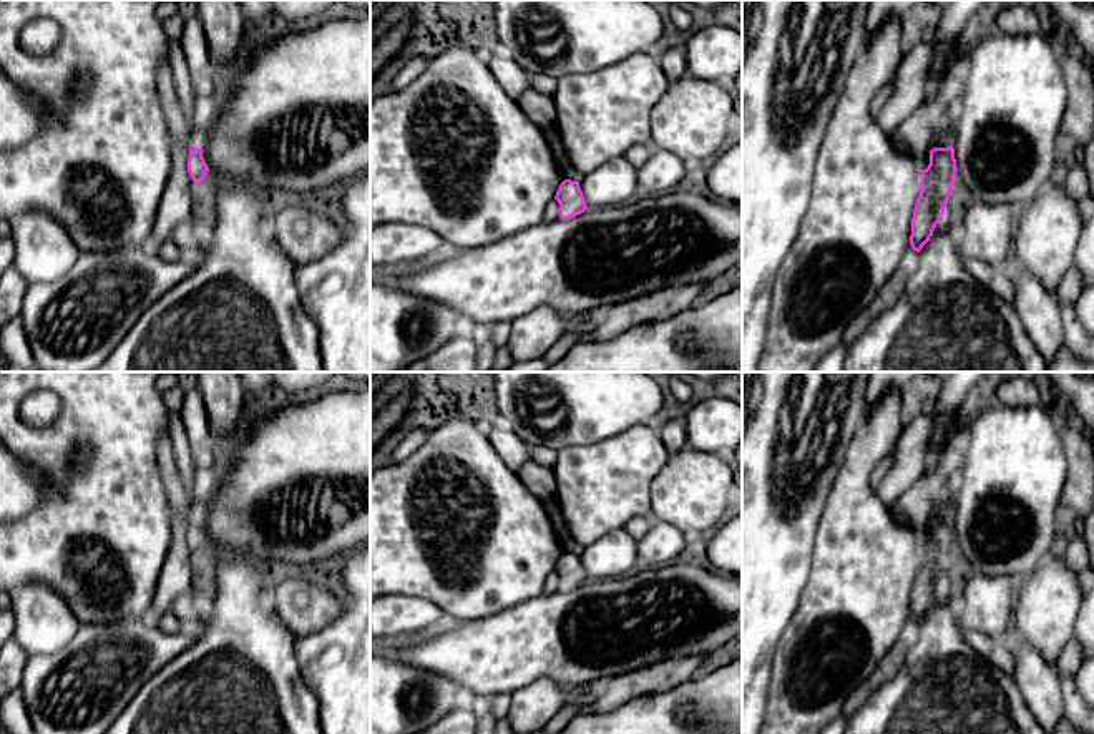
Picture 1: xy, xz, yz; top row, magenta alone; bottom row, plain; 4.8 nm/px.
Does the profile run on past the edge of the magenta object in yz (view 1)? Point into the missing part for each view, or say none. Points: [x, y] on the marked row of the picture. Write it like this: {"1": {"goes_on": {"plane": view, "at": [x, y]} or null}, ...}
{"1": {"goes_on": {"plane": "yz", "at": [943, 137]}}}

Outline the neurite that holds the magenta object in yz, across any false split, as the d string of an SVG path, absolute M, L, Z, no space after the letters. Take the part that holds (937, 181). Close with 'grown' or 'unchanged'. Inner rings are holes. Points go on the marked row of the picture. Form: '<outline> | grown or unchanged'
M946 121L935 131L930 164L921 171L921 191L913 209L910 236L911 249L916 252L930 241L936 224L943 219L953 191L958 171L953 143L953 125Z | grown

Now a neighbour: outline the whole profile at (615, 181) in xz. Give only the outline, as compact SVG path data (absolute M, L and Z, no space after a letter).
M614 158L579 179L586 206L608 209L629 199L637 184L637 169L624 158Z

